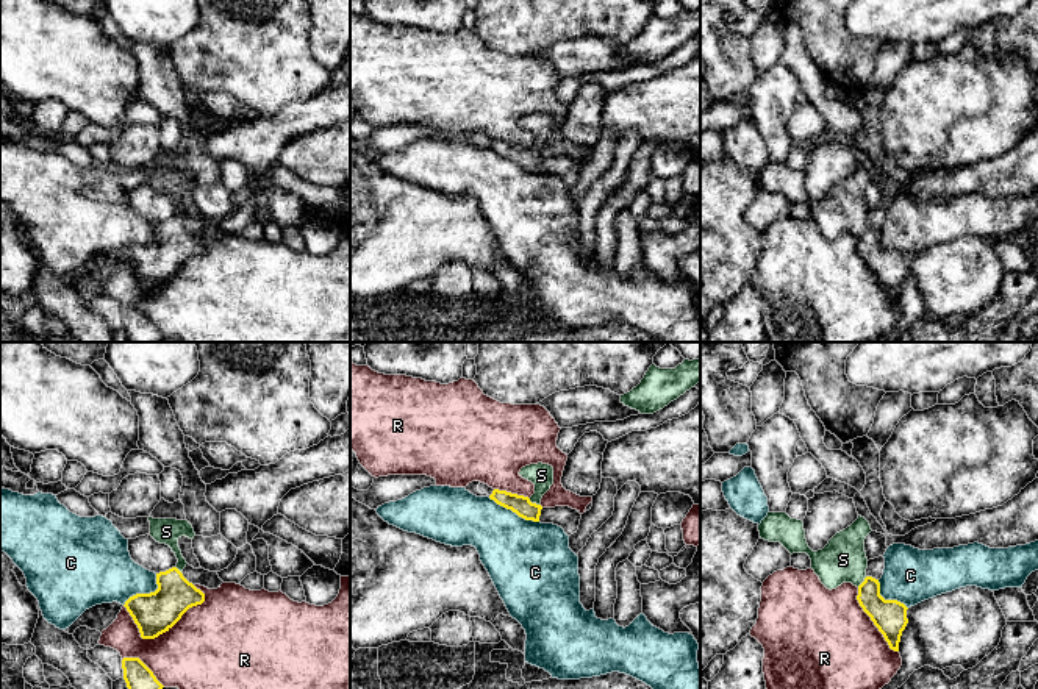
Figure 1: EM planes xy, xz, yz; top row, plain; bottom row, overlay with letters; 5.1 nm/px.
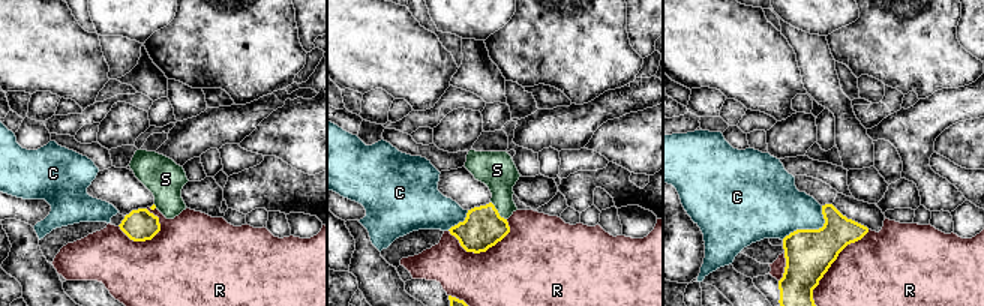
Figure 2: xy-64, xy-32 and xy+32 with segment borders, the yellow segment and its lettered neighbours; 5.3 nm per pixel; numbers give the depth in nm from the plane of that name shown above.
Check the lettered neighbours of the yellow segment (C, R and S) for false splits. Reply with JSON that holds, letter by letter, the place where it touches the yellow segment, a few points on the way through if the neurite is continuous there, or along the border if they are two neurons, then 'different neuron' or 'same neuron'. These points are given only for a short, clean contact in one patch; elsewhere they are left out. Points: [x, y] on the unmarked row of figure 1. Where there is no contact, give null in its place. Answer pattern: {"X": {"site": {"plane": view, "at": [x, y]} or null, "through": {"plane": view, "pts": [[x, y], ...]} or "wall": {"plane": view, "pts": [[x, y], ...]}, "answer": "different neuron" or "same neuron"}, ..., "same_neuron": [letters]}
{"C": {"site": {"plane": "xy", "at": [146, 244]}, "wall": {"plane": "xy", "pts": [[157, 224], [157, 238], [153, 241], [136, 242], [124, 255]]}, "answer": "different neuron"}, "R": {"site": {"plane": "xy", "at": [160, 283]}, "answer": "different neuron"}, "S": {"site": {"plane": "xz", "at": [535, 153]}, "through": {"plane": "xz", "pts": [[522, 157], [535, 153], [541, 136], [541, 125]]}, "answer": "same neuron"}, "same_neuron": ["S"]}

